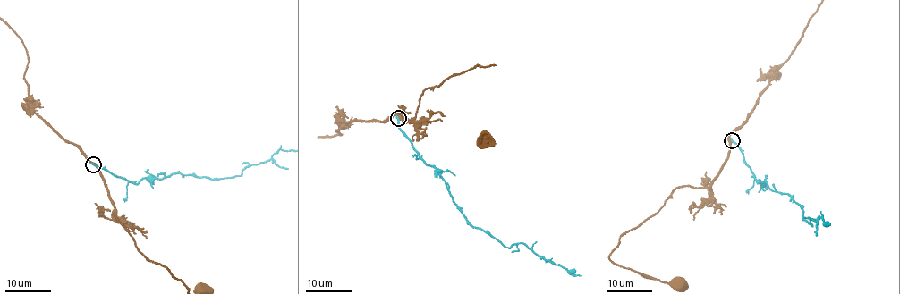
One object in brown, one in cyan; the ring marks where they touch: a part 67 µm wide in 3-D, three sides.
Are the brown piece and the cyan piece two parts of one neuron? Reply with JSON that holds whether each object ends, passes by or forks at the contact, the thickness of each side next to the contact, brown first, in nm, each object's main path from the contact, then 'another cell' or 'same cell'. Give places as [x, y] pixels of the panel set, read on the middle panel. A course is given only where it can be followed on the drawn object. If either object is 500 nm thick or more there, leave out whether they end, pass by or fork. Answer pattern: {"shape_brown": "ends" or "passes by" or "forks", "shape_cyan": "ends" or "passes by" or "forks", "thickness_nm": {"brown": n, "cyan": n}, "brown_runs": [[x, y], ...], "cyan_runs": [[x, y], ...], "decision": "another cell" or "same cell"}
{"shape_brown": "passes by", "shape_cyan": "ends", "thickness_nm": {"brown": 400, "cyan": 240}, "cyan_runs": [[397, 118], [402, 130], [434, 167], [472, 226], [506, 247], [527, 245], [581, 275]], "decision": "another cell"}

